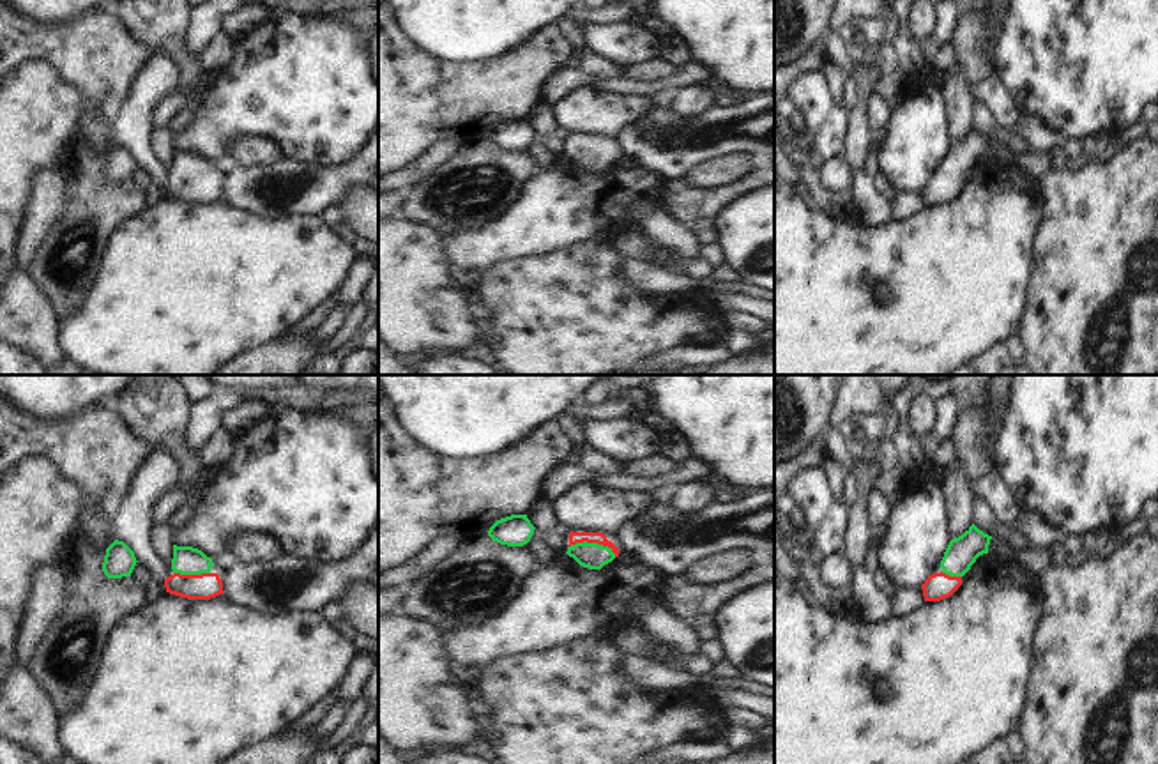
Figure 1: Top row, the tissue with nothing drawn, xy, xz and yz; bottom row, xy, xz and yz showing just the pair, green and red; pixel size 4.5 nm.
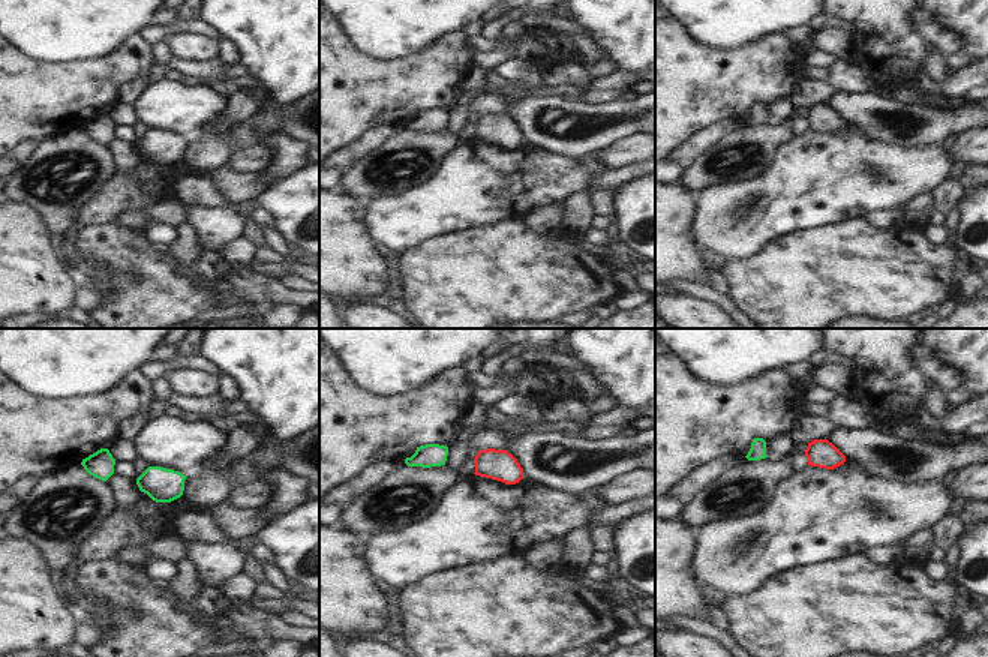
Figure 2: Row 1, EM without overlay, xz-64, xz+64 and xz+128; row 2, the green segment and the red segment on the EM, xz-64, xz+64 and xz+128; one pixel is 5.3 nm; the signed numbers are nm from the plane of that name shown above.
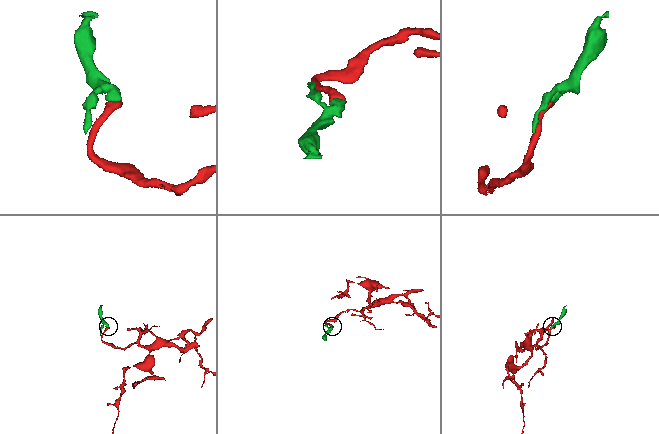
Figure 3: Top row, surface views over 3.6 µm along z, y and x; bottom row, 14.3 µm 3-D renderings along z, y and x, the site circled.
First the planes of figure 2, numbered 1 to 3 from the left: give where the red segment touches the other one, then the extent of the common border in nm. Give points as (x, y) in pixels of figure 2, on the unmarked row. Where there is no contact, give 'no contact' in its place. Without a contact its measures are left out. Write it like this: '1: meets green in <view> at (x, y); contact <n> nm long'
1: no contact
2: no contact
3: no contact

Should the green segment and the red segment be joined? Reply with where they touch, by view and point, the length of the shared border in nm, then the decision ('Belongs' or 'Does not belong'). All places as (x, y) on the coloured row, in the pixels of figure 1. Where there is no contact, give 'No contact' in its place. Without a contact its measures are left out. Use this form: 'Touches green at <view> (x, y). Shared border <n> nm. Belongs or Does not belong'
Touches green at xz (593, 543). Shared border 220 nm. Belongs.

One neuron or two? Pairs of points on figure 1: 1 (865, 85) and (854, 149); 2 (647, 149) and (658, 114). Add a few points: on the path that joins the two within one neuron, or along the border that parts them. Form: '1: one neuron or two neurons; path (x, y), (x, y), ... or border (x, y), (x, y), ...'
1: one neuron; path (860, 101), (856, 133)
2: one neuron; path (656, 140), (658, 122)

